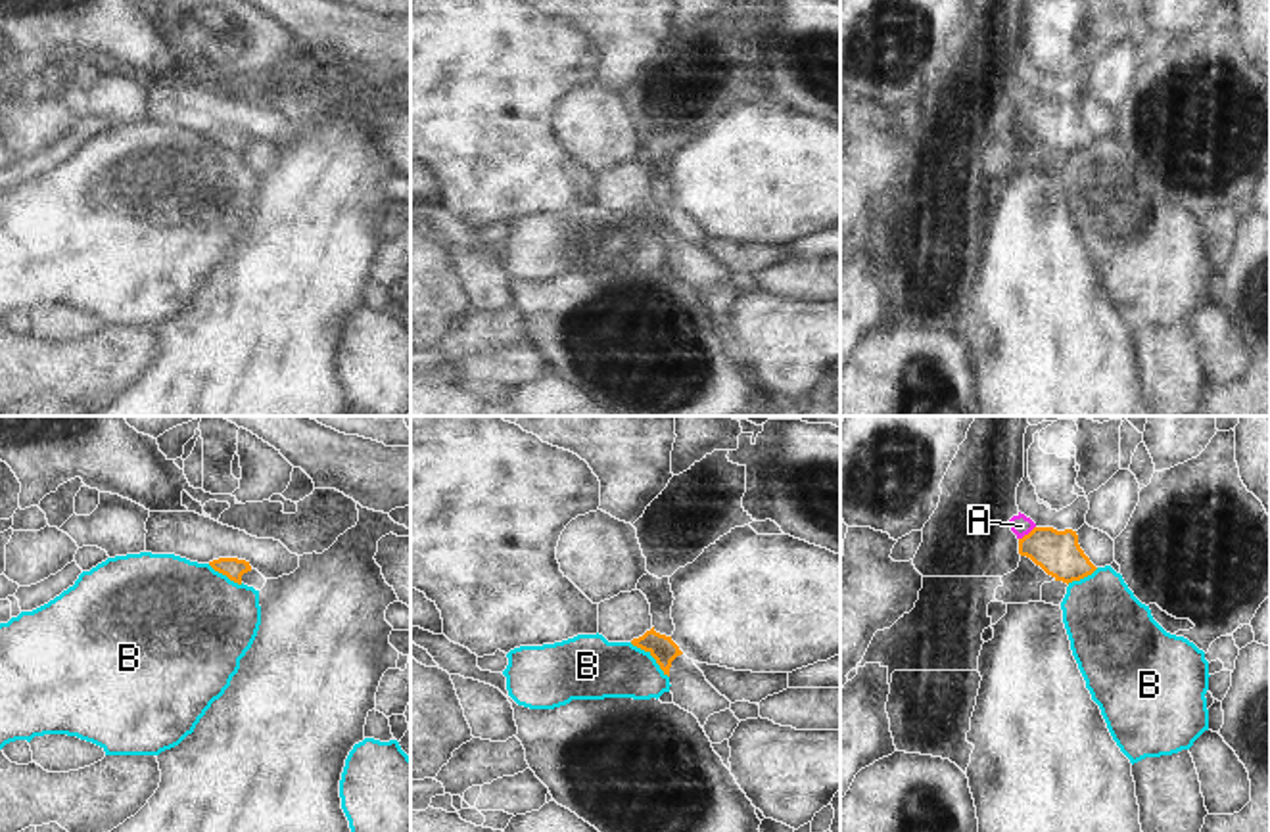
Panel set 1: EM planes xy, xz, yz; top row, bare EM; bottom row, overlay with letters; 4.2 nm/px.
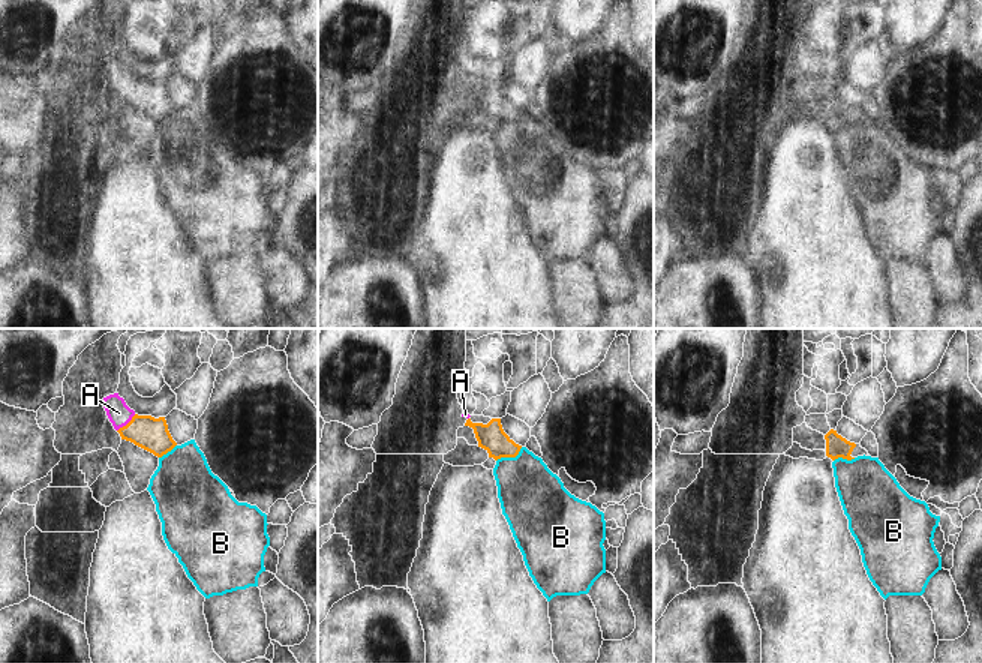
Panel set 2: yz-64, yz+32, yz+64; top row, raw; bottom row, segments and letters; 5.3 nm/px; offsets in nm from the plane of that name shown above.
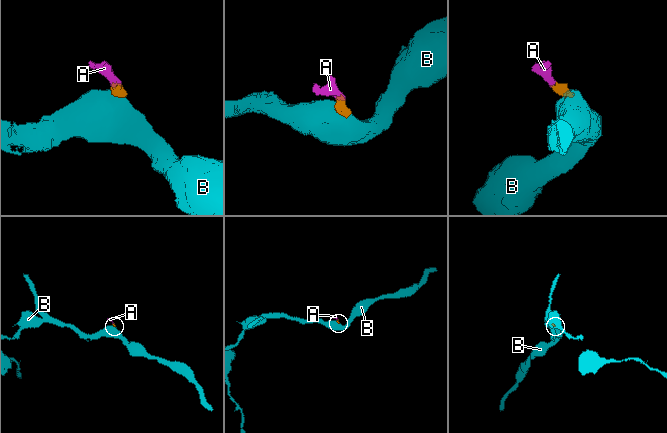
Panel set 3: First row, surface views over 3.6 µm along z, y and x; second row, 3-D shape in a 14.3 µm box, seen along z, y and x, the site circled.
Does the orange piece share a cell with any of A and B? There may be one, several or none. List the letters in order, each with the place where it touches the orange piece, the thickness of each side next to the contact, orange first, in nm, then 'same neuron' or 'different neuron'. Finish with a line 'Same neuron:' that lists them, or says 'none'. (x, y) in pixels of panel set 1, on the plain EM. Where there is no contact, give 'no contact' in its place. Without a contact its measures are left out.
A: meets orange in yz at (1029, 104); 190 nm thick on the orange side, 90 nm on the other; same neuron
B: meets orange in xz at (651, 225); 110 nm thick on the orange side, 260 nm on the other; different neuron
Same neuron: A

